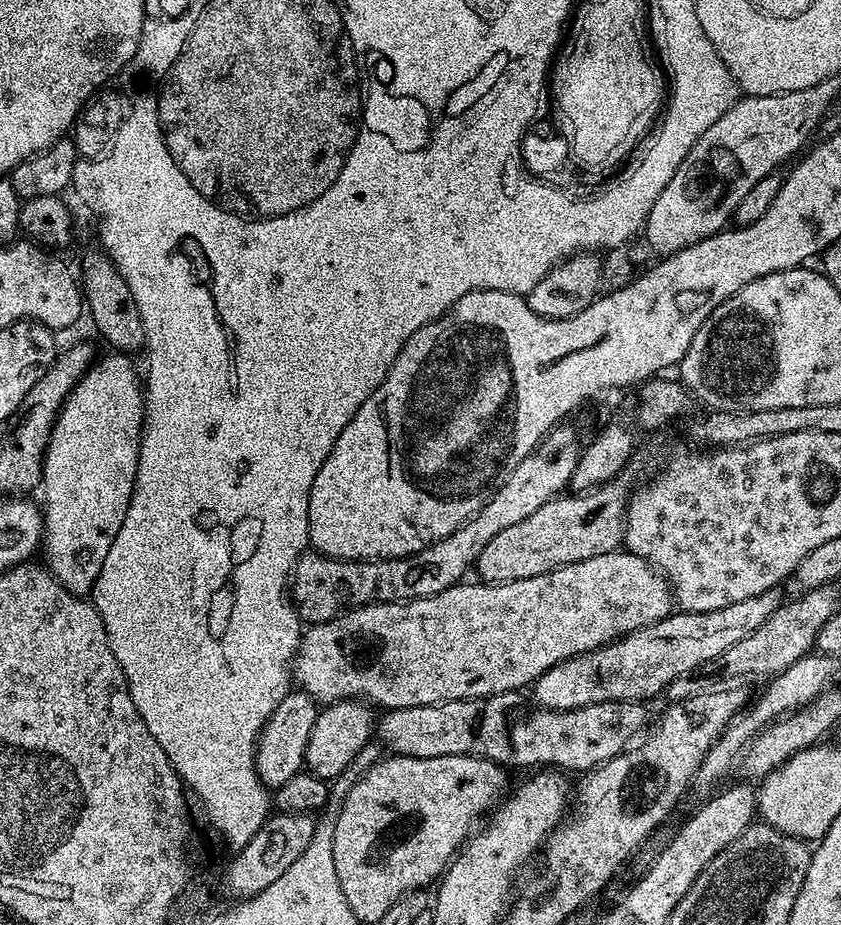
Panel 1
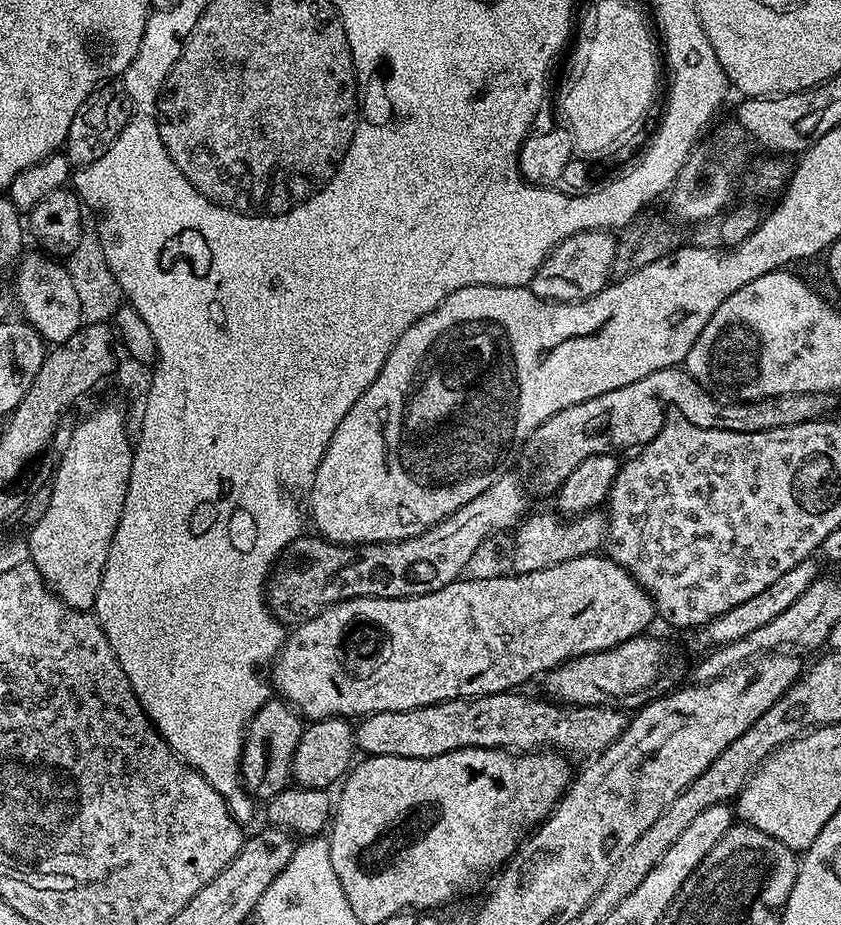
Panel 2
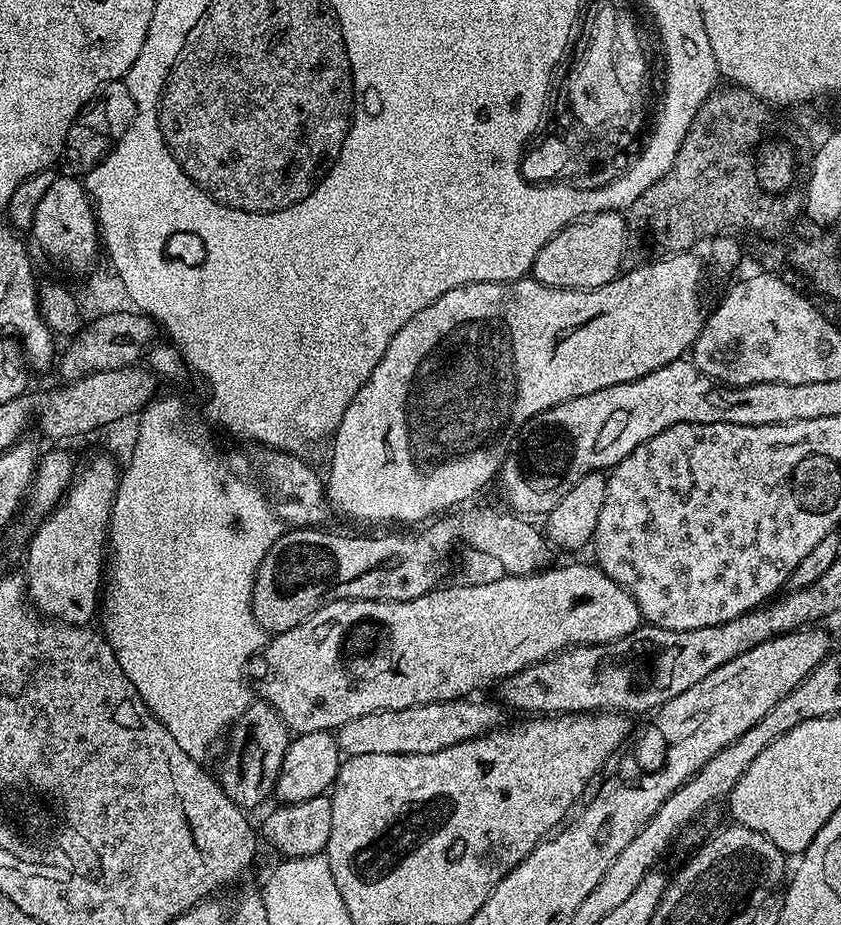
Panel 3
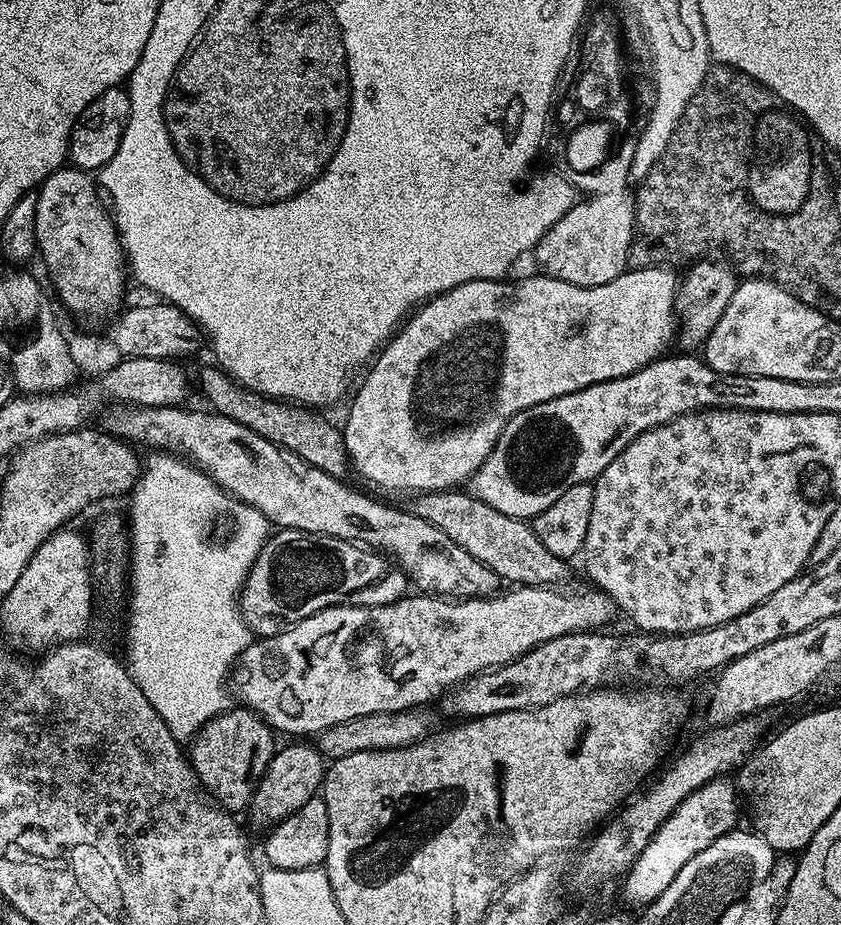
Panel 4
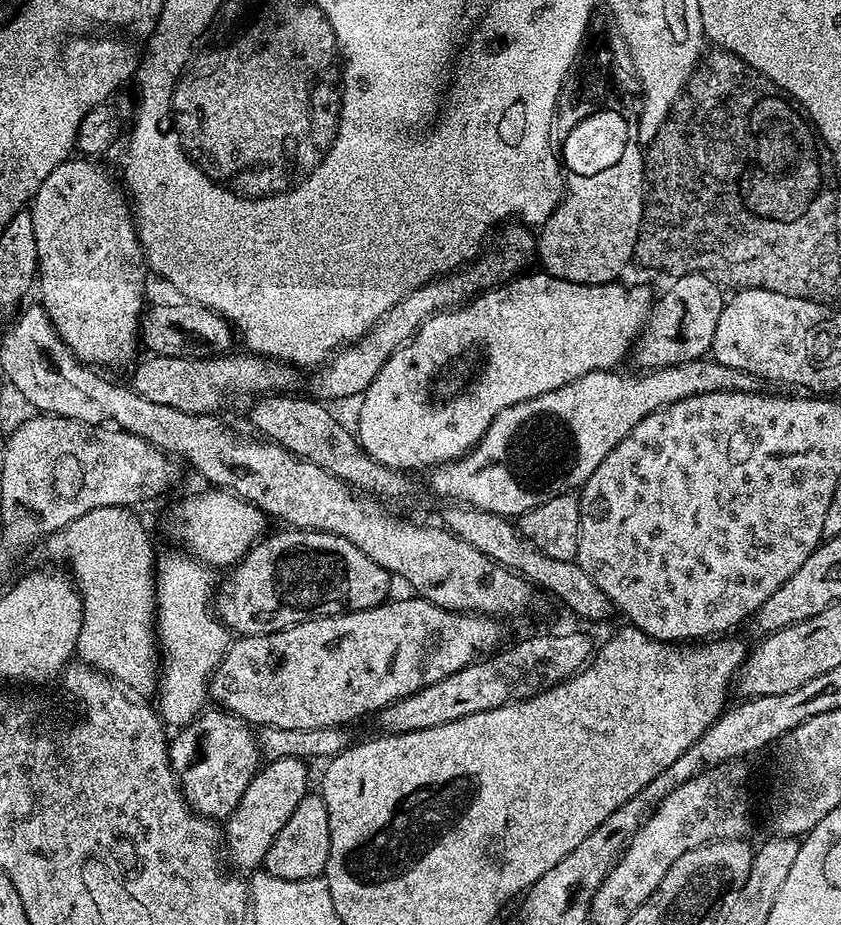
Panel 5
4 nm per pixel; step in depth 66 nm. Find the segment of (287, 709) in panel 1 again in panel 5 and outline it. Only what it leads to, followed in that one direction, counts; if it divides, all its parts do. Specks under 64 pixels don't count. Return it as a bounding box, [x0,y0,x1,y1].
[168,711,262,822]

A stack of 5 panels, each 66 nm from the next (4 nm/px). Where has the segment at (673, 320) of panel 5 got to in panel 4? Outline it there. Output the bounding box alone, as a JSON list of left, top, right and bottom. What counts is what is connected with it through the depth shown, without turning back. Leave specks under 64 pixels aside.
[676,258,738,350]

